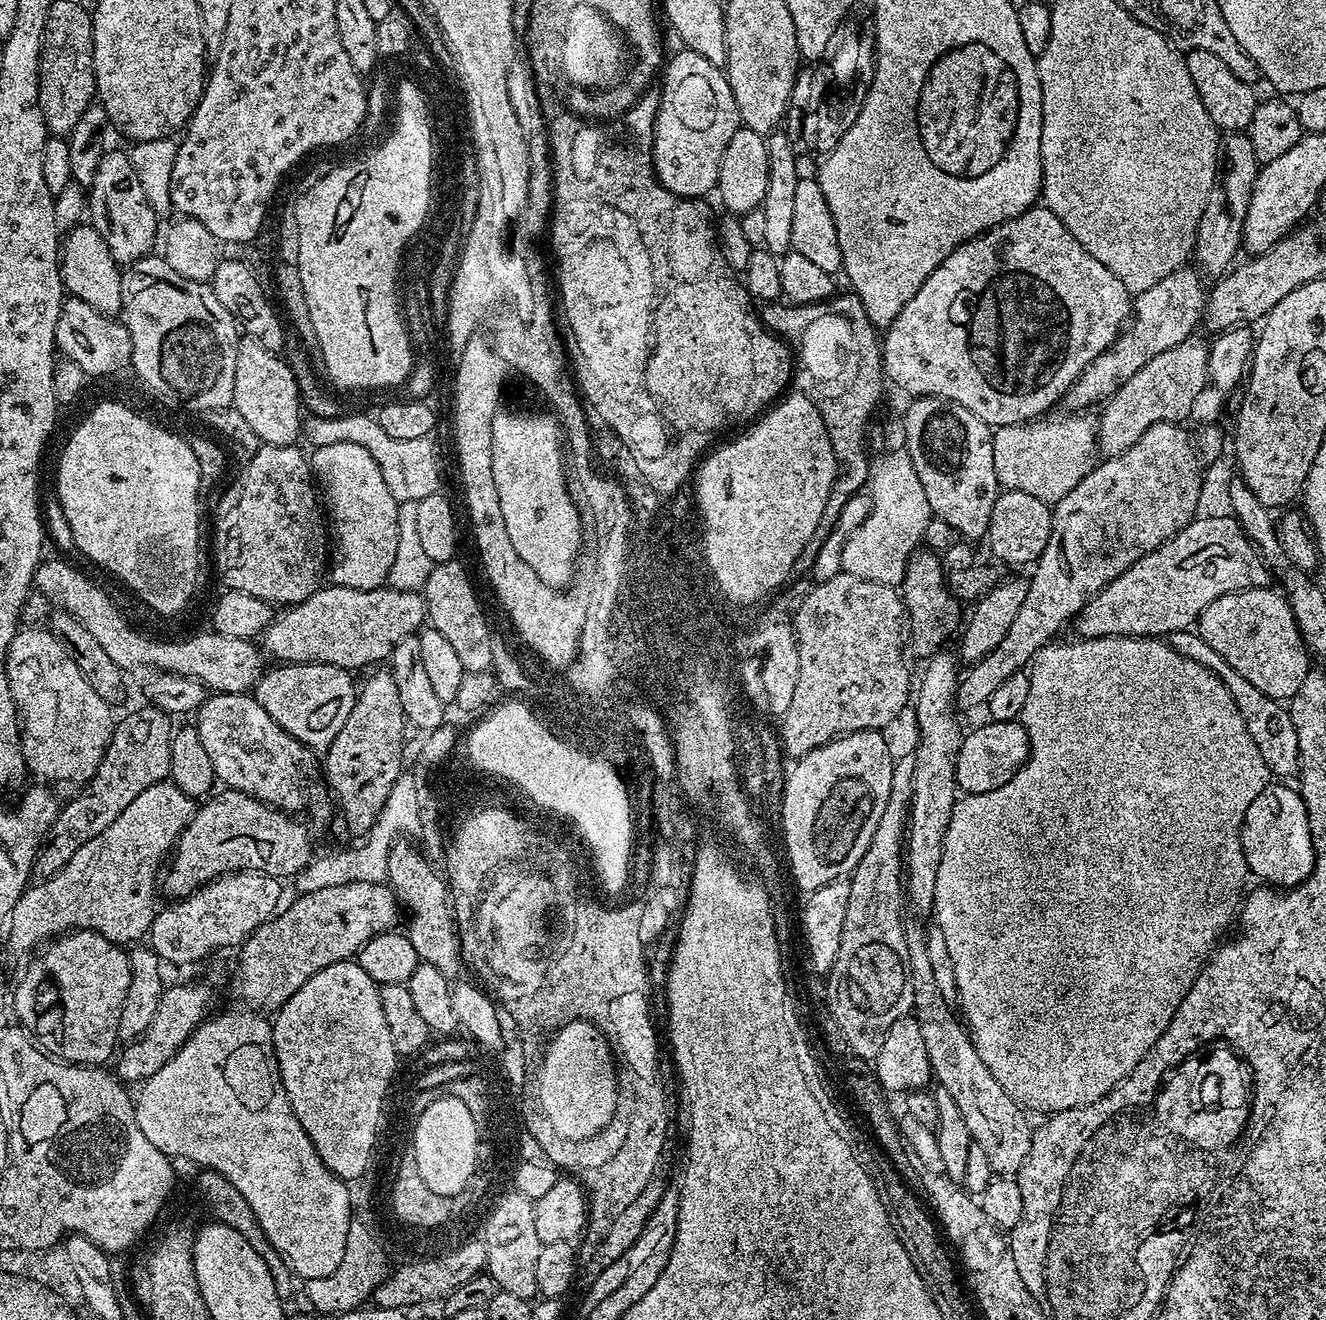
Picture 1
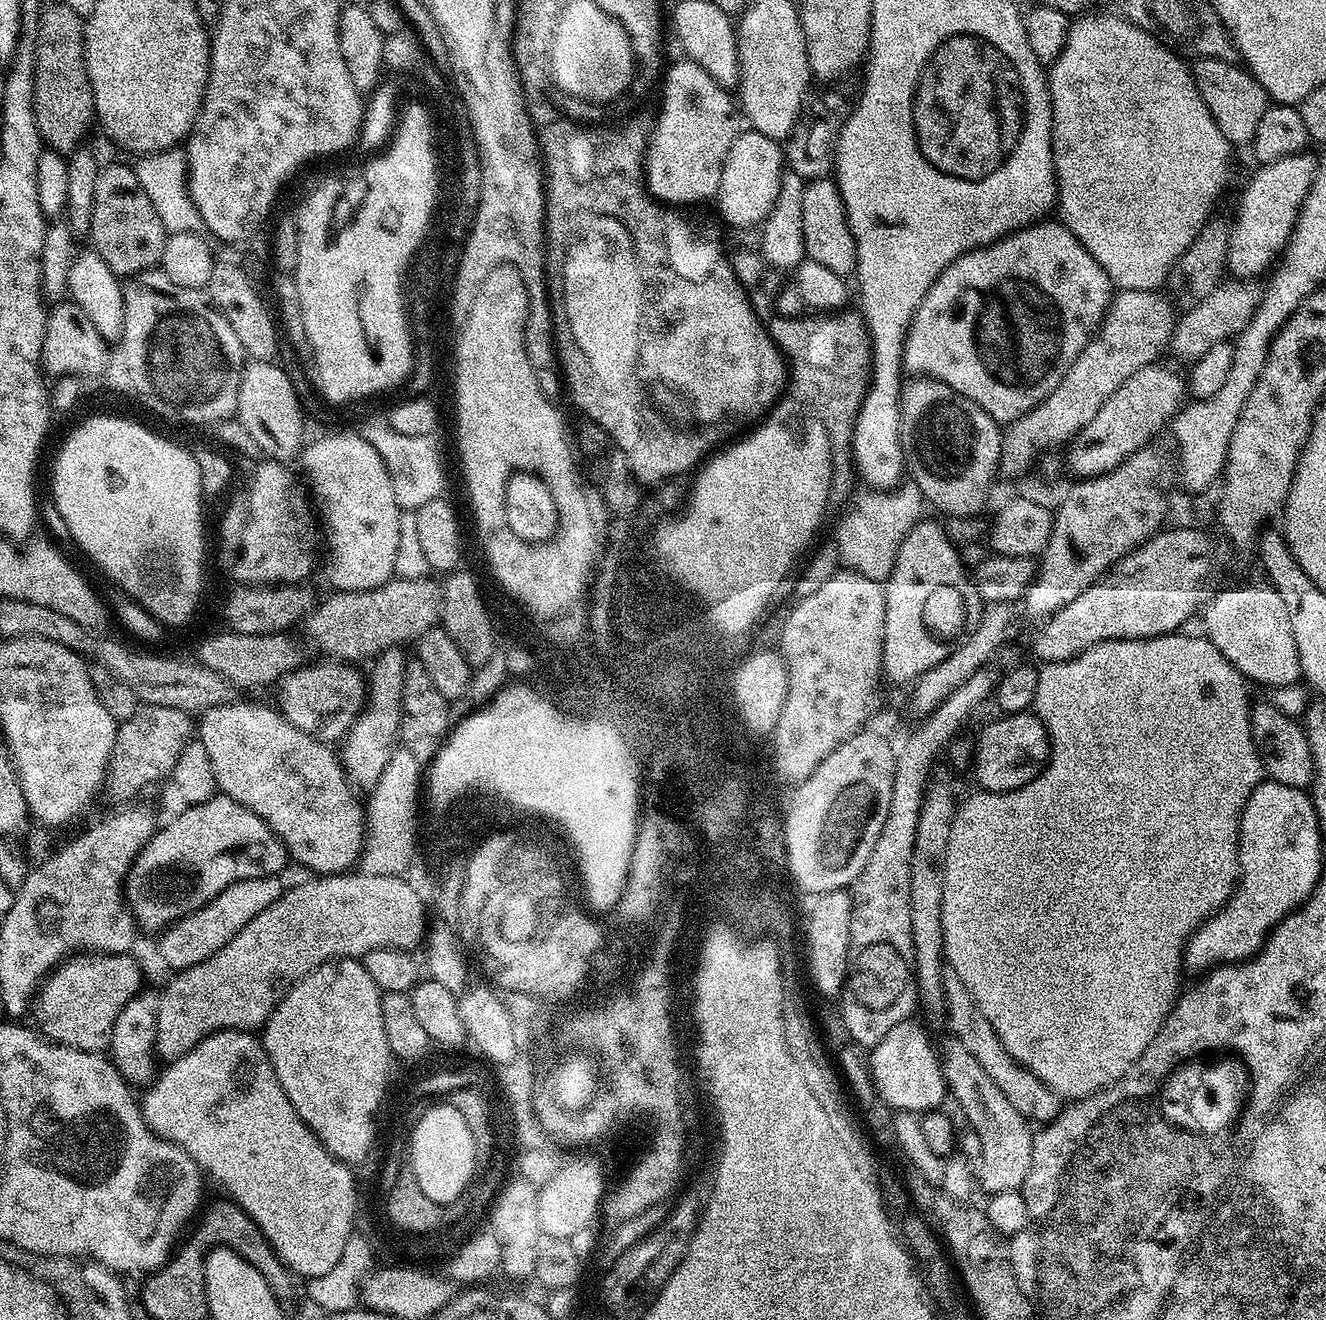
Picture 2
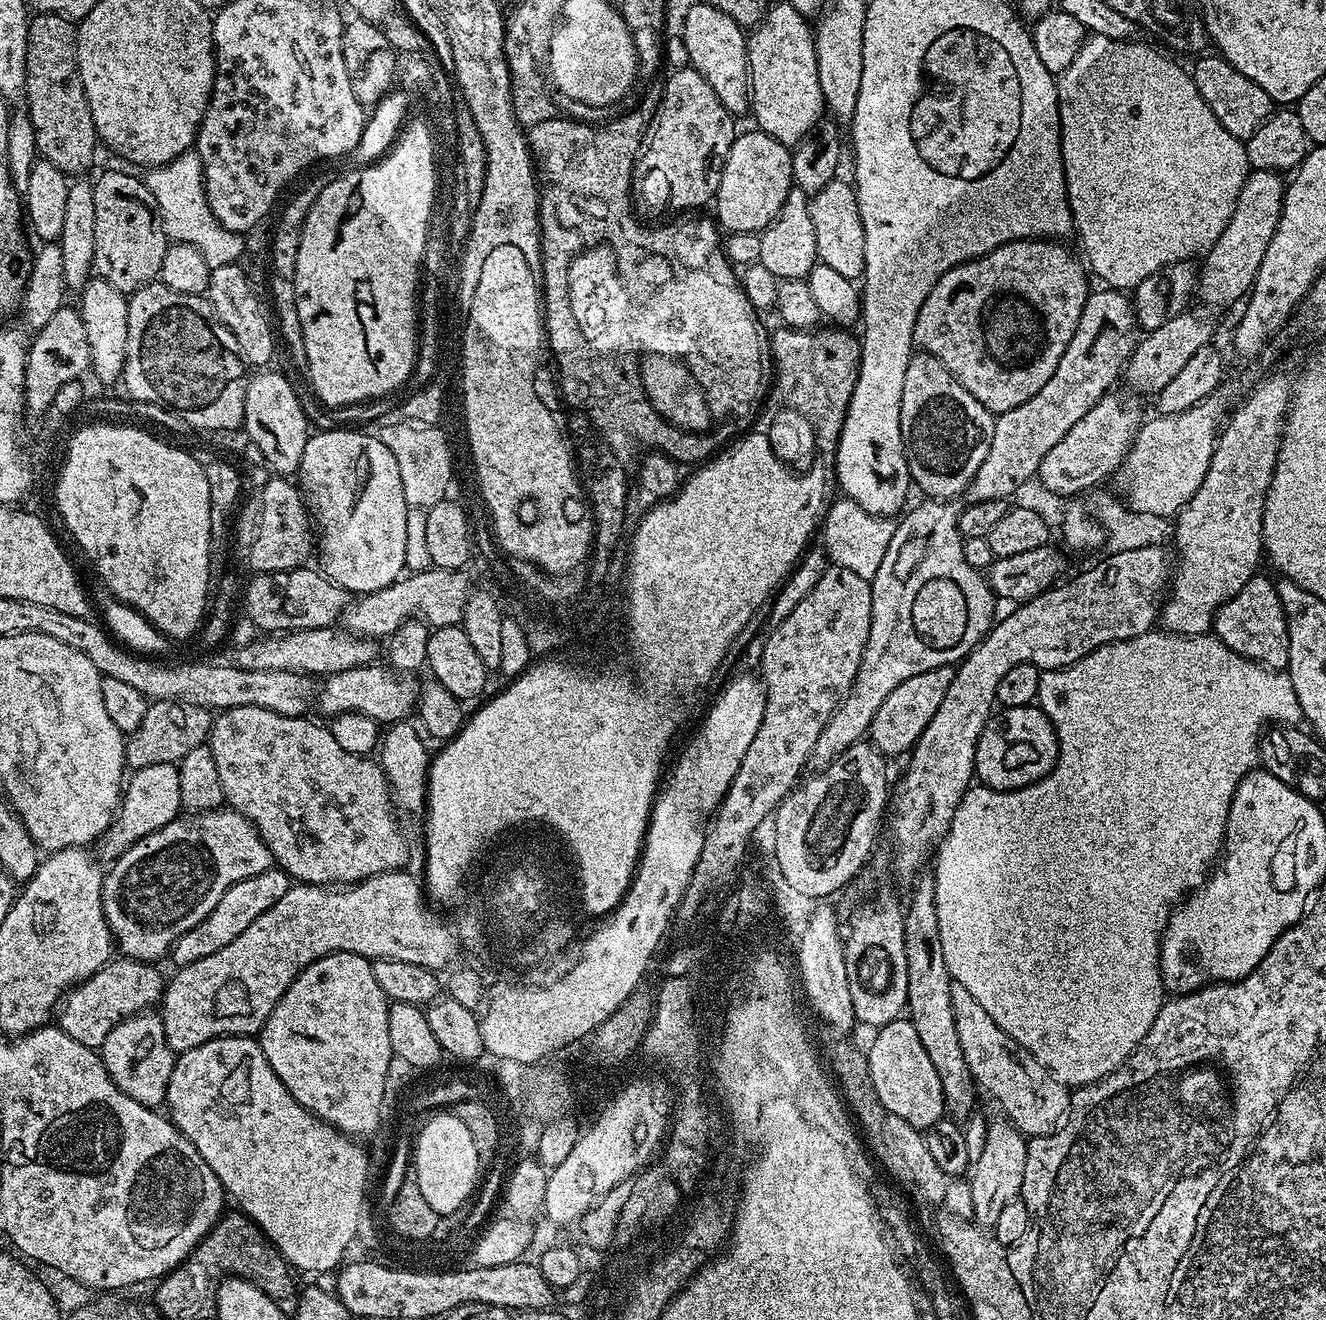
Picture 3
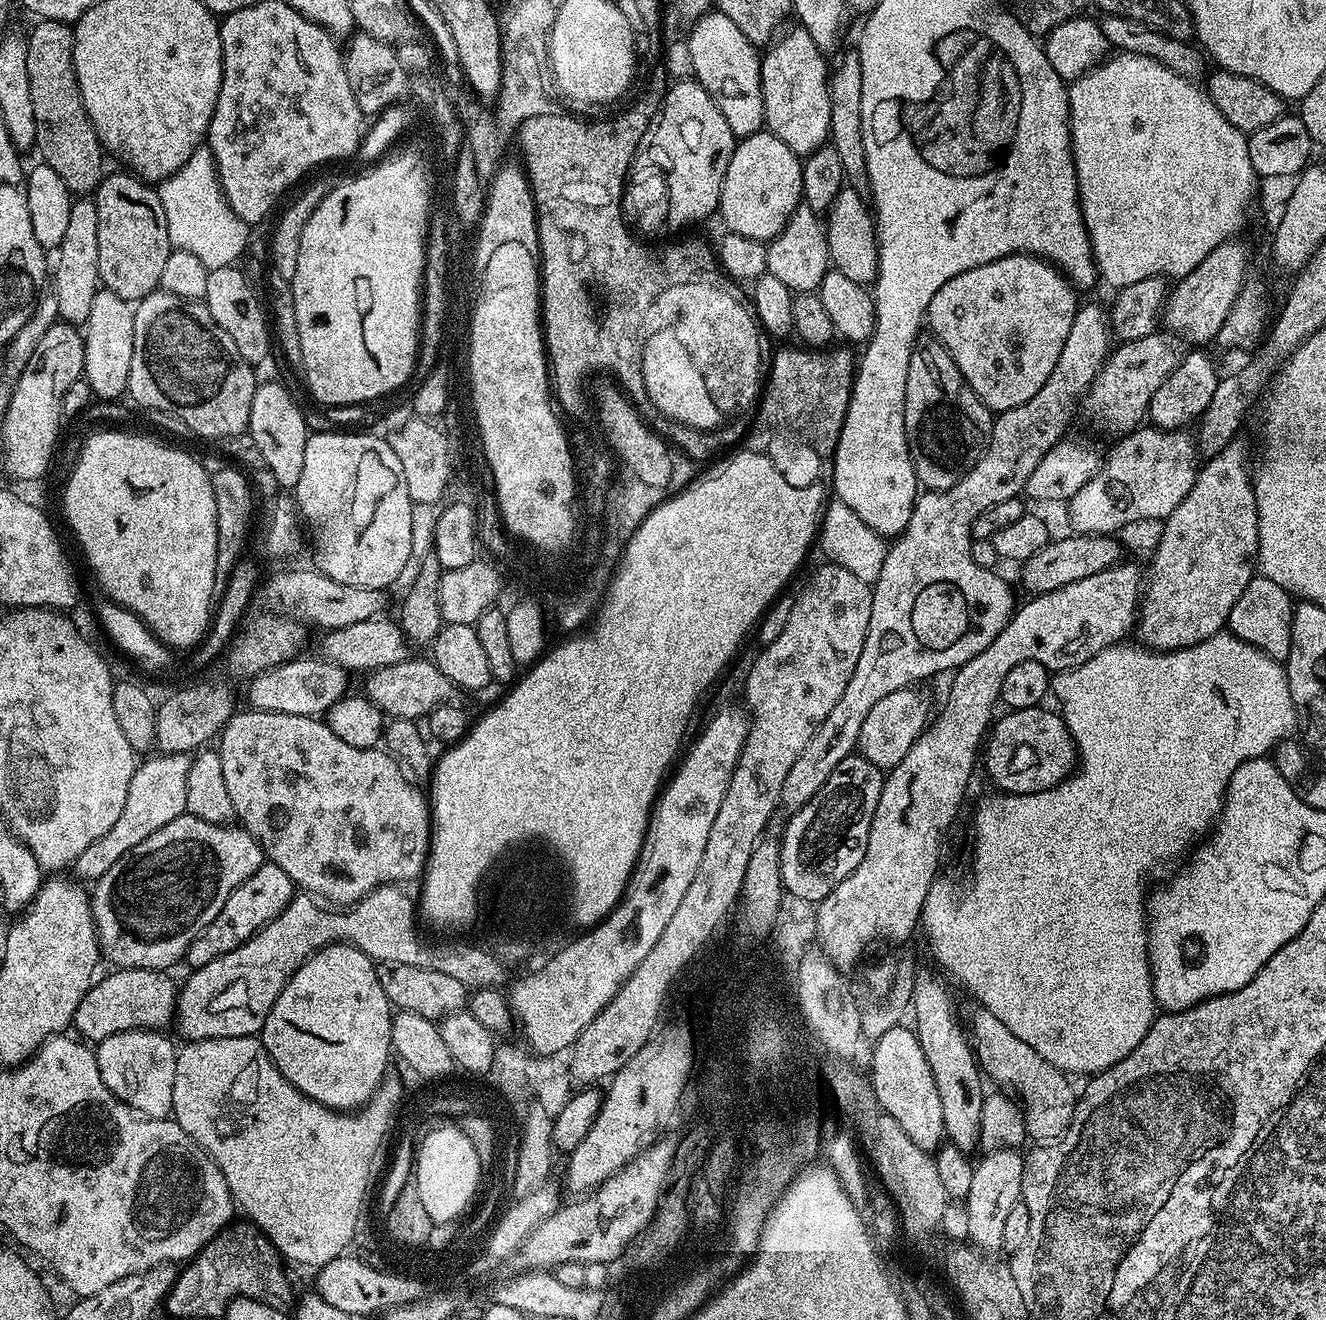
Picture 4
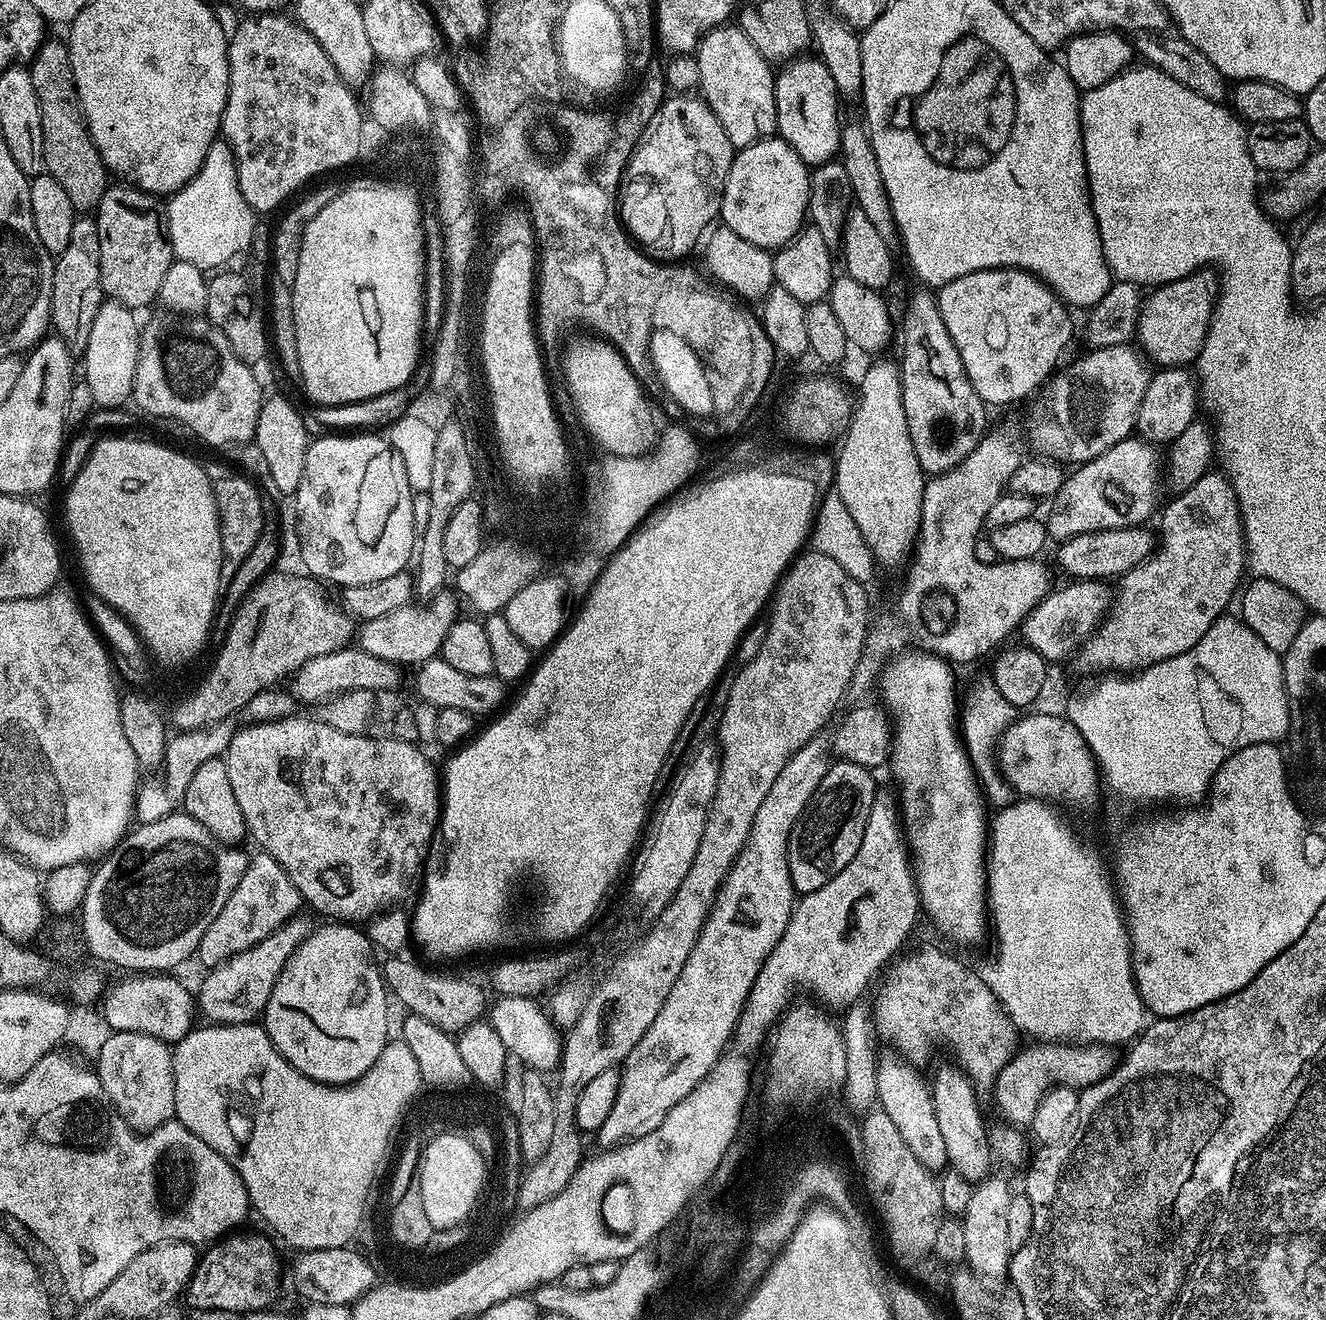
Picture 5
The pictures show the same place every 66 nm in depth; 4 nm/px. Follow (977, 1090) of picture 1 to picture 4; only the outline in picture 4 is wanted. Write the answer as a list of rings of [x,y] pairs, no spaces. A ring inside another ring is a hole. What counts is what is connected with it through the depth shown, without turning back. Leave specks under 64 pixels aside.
[[[997,1148],[981,1155],[974,1170],[970,1194],[966,1201],[966,1214],[970,1221],[968,1240],[985,1254],[996,1254],[1002,1249],[1002,1234],[1005,1233],[1006,1217],[1021,1199],[1024,1156],[1011,1148]]]

